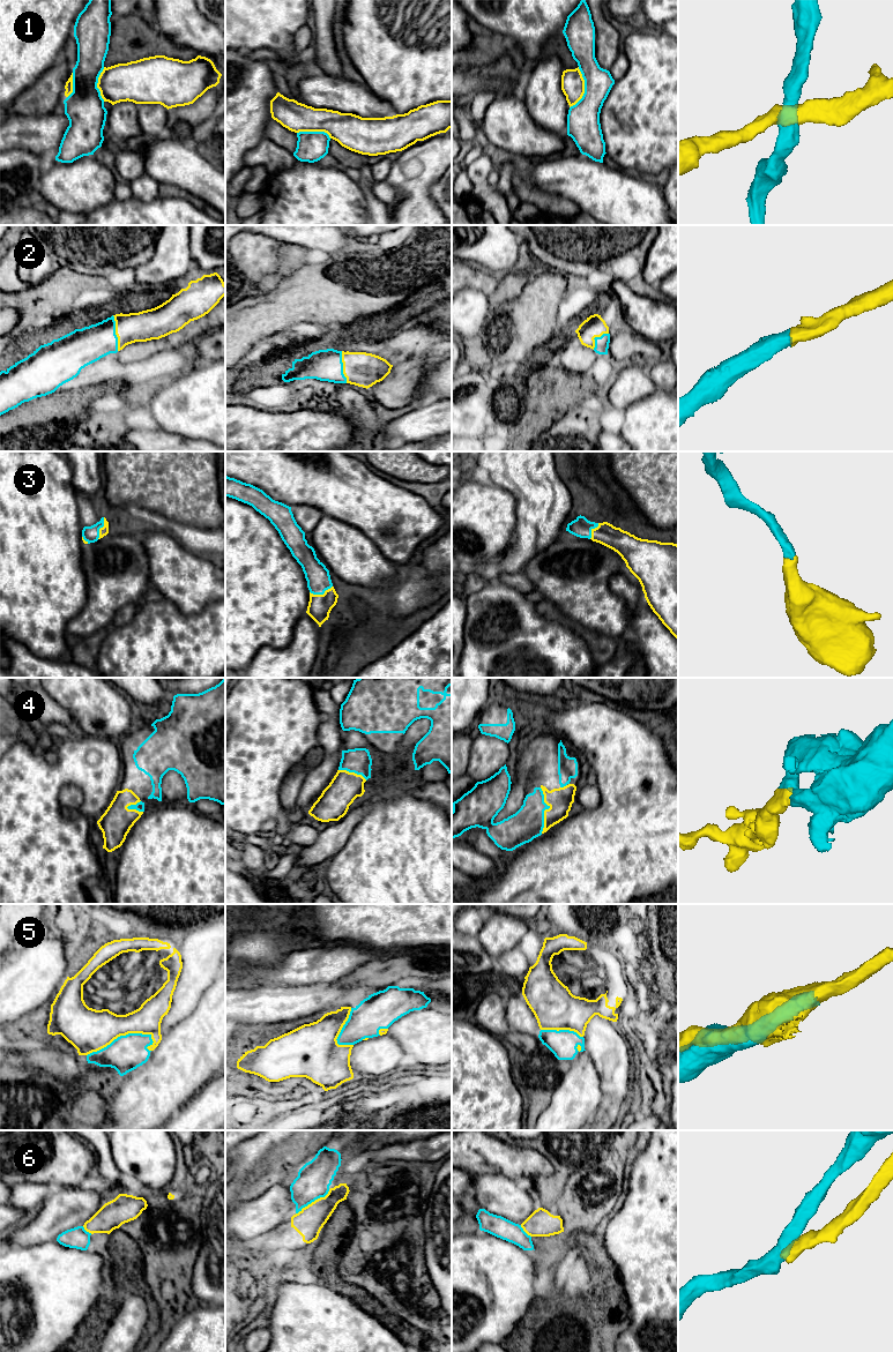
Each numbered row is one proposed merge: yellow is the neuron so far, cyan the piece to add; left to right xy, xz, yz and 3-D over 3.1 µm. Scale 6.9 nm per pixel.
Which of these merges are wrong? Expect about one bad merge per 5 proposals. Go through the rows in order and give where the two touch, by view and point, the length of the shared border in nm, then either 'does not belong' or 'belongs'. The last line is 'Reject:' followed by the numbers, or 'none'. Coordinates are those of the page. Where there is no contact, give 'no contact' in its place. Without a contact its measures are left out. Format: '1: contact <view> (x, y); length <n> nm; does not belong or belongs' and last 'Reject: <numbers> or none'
1: contact yz (583, 88); length 300 nm; does not belong
2: contact xy (116, 333); length 260 nm; belongs
3: contact xz (320, 595); length 170 nm; belongs
4: contact yz (545, 809); length 320 nm; belongs
5: contact xy (121, 1035); length 480 nm; does not belong
6: contact xz (314, 1201); length 300 nm; does not belong
Reject: 1, 5, 6

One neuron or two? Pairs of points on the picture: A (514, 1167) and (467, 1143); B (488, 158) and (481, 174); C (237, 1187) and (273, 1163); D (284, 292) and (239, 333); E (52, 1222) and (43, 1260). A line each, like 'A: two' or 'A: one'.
A: one
B: one
C: one
D: one
E: two

